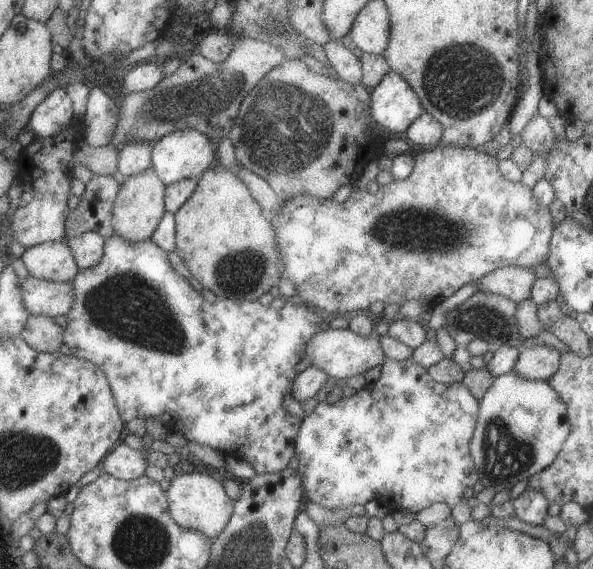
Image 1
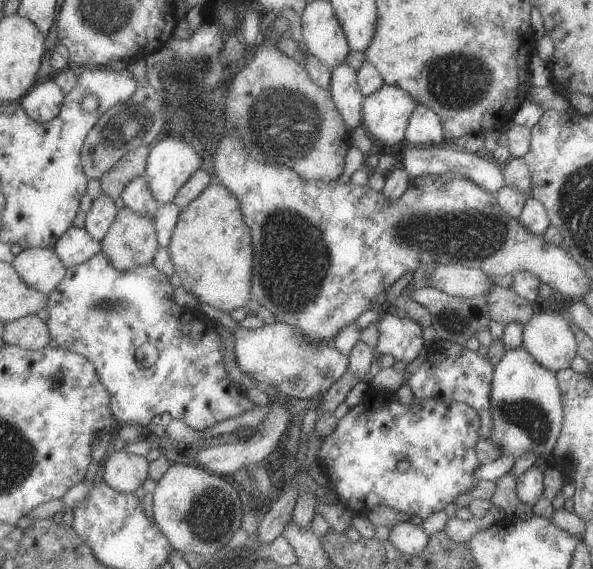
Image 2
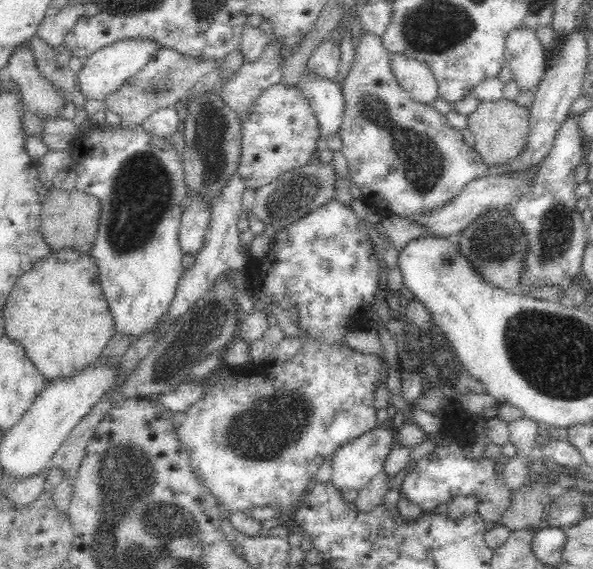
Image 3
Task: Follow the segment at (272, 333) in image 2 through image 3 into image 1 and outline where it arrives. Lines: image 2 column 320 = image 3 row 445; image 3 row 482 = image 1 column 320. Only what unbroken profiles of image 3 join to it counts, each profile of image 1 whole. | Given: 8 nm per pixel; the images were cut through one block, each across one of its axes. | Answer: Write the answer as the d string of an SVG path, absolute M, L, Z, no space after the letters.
M329 328L322 332L317 332L313 336L313 340L307 346L307 352L304 352L304 358L309 358L313 366L325 370L335 380L351 378L364 374L367 370L384 362L385 357L378 338L379 336L375 333L363 338L363 336L355 334L350 328L344 330Z

